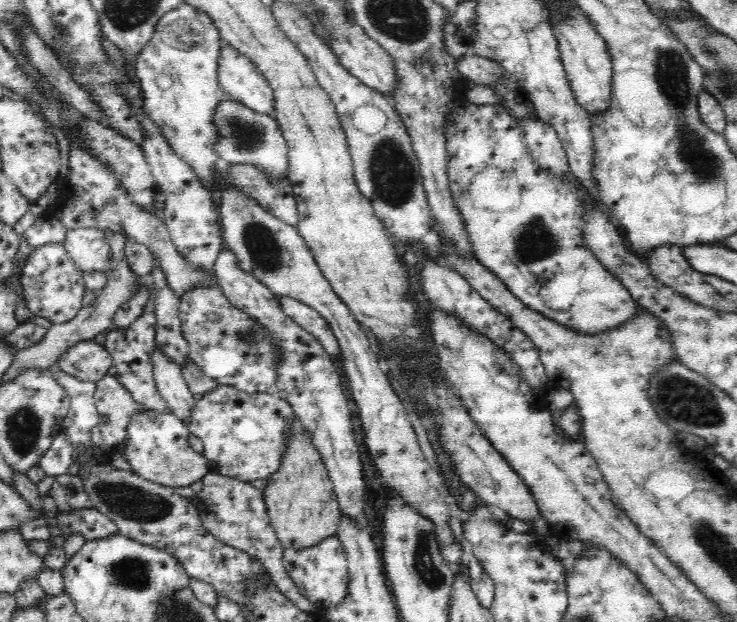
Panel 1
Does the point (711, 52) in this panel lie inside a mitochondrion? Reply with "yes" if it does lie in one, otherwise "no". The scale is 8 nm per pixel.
yes

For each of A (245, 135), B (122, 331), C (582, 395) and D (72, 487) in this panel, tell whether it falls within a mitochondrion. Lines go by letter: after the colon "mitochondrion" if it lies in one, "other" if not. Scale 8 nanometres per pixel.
A: mitochondrion
B: other
C: other
D: mitochondrion

